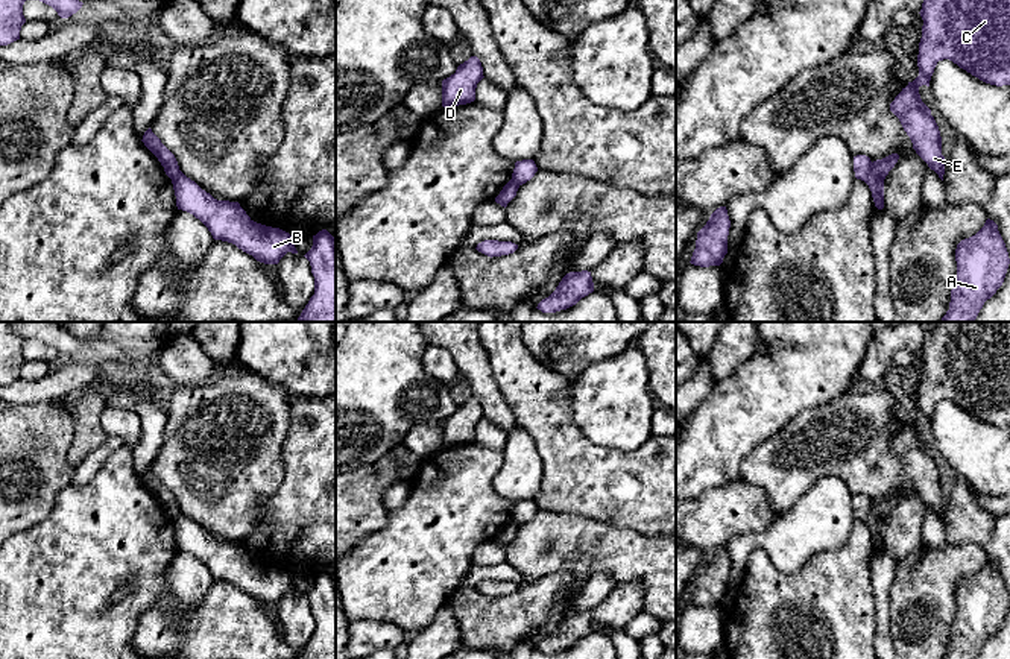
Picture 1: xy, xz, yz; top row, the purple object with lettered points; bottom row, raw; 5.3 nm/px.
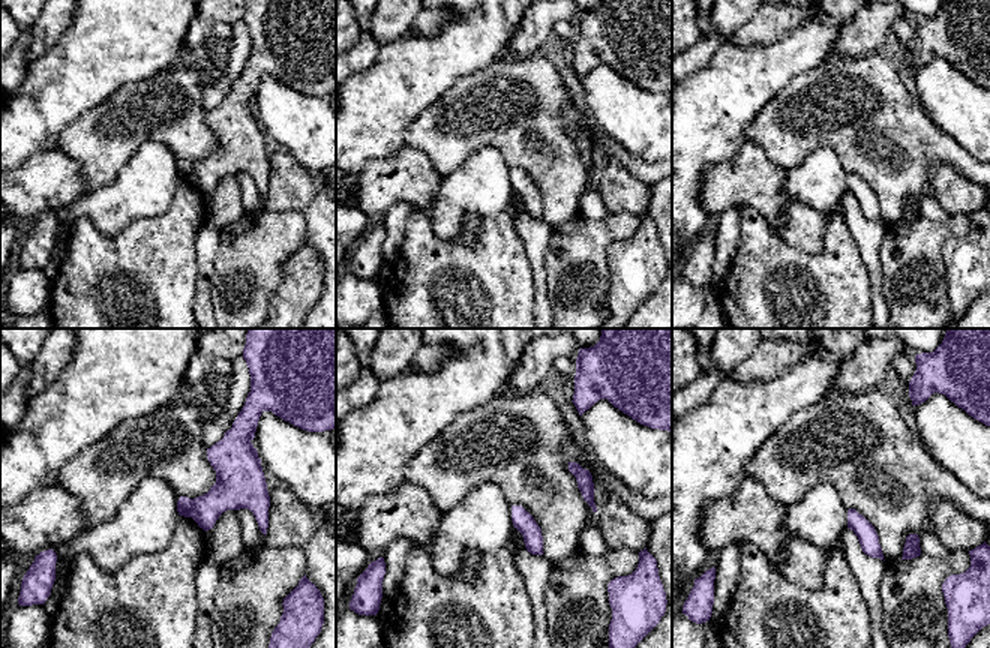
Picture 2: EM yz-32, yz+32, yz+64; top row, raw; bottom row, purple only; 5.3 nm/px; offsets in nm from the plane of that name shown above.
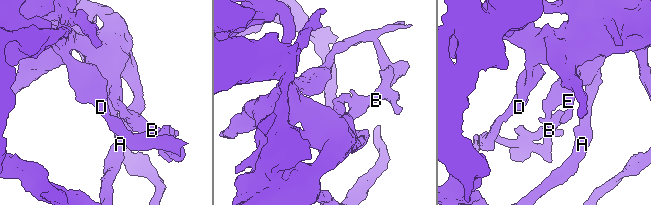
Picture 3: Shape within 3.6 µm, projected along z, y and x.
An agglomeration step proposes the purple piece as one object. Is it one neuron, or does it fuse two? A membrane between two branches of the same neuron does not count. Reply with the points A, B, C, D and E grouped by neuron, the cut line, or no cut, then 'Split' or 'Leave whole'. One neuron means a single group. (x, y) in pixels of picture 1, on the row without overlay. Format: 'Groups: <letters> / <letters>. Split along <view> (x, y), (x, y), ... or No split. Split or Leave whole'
Groups: A C D E / B. Split along yz (871, 503), (871, 510), (883, 521). Split

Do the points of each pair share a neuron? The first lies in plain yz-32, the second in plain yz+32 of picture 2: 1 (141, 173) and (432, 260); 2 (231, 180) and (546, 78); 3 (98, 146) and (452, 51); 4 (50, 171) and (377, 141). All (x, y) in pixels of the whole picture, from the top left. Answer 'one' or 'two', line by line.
1: two
2: one
3: two
4: two

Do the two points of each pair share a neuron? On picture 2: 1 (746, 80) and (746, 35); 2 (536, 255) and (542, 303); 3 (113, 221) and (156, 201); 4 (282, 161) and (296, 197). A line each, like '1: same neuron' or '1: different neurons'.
1: different neurons
2: same neuron
3: same neuron
4: same neuron

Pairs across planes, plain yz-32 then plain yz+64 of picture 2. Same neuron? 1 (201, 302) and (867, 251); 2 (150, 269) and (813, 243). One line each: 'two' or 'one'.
1: one
2: two

